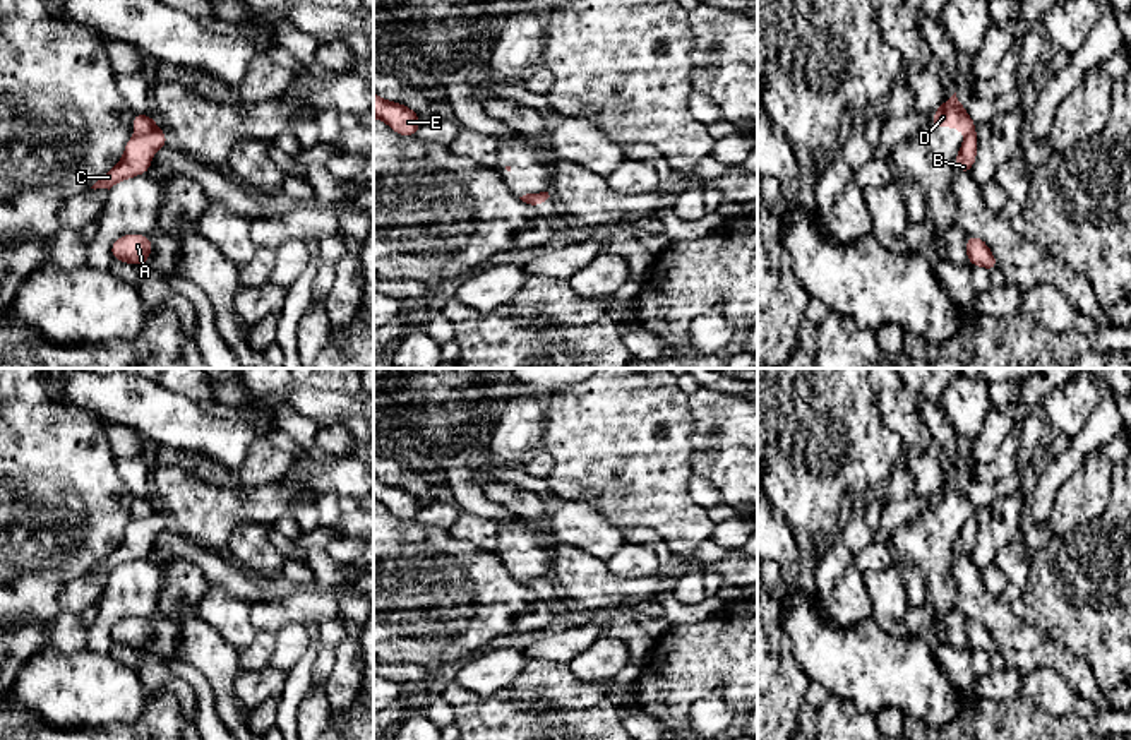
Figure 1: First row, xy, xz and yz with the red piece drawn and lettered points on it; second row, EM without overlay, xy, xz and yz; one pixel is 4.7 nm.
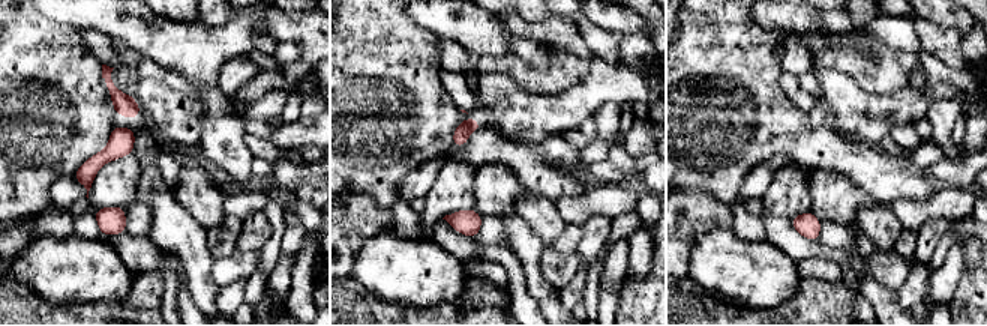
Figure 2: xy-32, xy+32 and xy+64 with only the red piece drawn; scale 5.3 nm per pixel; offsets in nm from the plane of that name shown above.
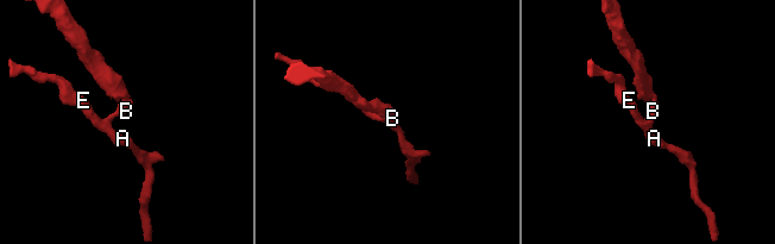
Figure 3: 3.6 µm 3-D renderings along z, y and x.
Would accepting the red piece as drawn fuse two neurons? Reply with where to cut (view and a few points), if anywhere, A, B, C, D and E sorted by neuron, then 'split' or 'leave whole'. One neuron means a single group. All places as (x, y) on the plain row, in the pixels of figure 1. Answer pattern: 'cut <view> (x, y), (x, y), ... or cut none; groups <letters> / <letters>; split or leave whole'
cut xy (156, 511), (139, 518); groups A B C E / D; split

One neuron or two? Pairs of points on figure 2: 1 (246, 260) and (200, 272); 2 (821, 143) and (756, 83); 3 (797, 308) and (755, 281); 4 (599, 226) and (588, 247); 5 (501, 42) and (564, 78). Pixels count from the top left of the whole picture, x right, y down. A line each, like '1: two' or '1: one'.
1: two
2: one
3: two
4: one
5: two

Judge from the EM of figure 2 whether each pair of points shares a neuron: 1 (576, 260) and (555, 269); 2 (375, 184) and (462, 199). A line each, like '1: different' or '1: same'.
1: same
2: different

